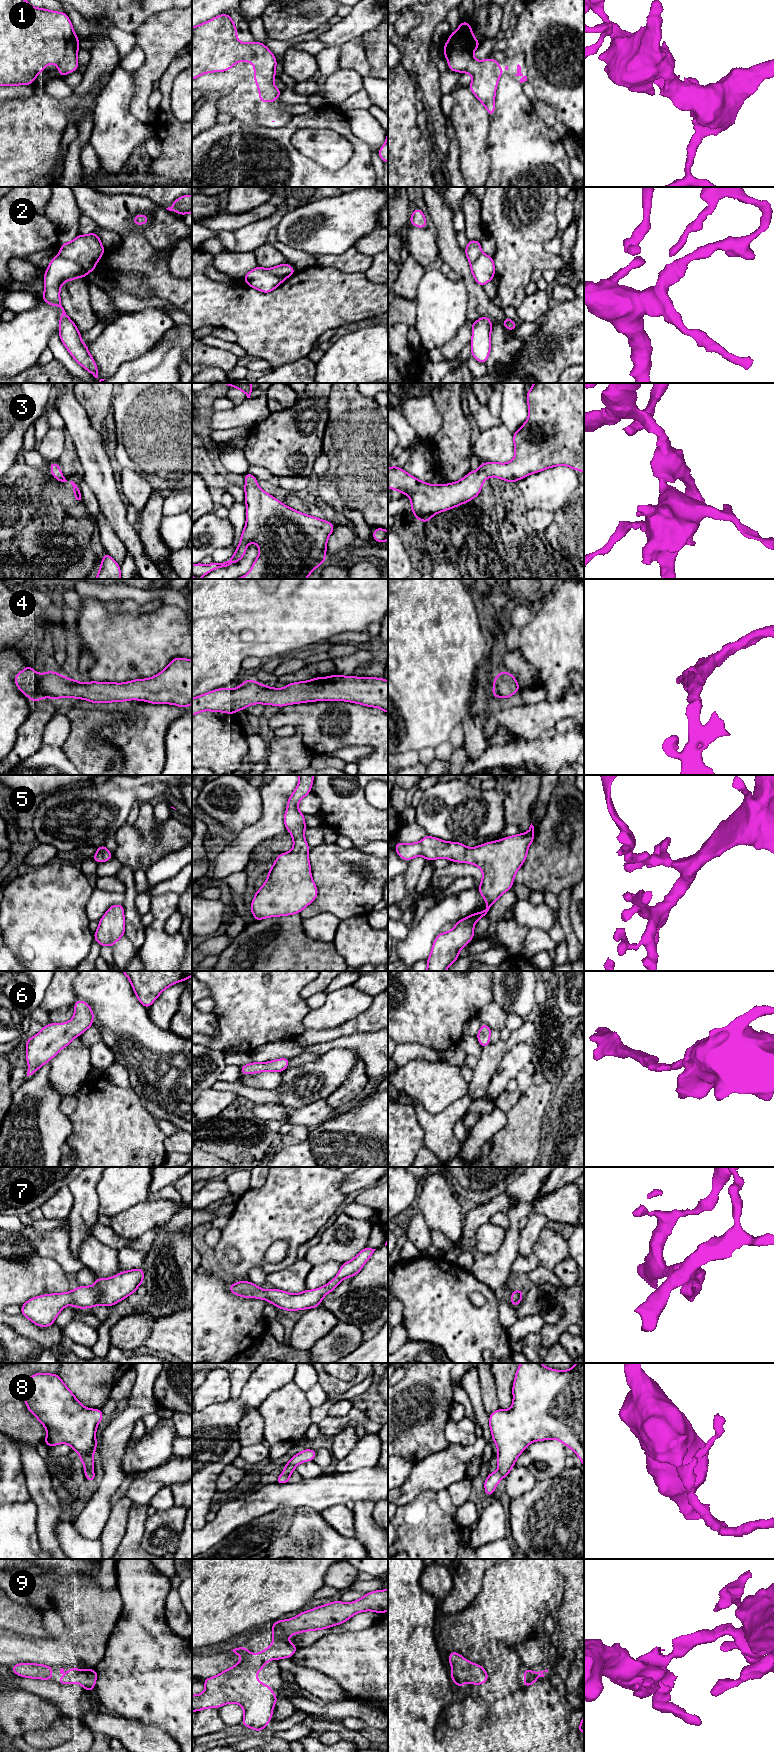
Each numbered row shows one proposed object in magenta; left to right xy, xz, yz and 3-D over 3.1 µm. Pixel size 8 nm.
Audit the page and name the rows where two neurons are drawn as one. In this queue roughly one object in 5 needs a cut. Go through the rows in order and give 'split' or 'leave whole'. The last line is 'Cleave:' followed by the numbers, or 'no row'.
1: leave whole
2: split
3: leave whole
4: leave whole
5: leave whole
6: leave whole
7: leave whole
8: leave whole
9: leave whole
Cleave: 2

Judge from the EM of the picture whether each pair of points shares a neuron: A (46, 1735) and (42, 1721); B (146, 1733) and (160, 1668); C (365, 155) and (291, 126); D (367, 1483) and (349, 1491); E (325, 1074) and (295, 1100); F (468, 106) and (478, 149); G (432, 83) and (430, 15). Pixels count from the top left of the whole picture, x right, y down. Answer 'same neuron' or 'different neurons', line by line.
A: different neurons
B: different neurons
C: same neuron
D: same neuron
E: same neuron
F: same neuron
G: same neuron

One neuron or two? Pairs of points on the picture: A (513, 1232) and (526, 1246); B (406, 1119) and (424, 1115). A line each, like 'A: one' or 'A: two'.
A: two
B: two

